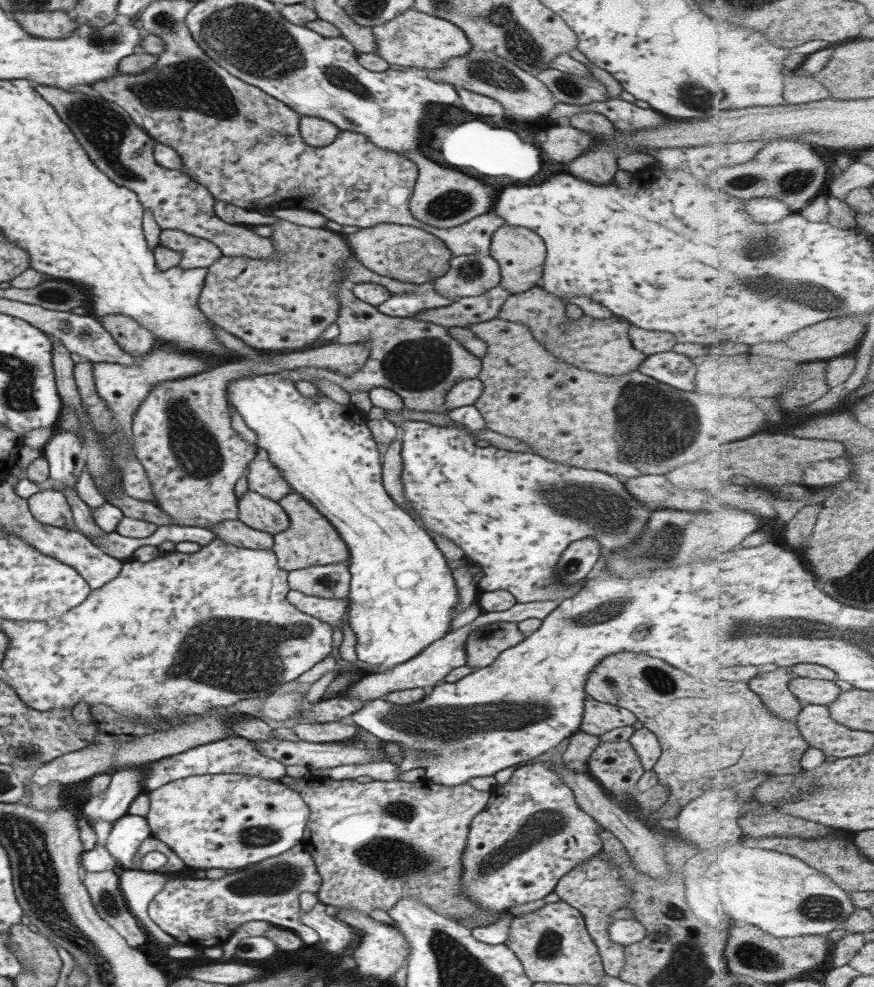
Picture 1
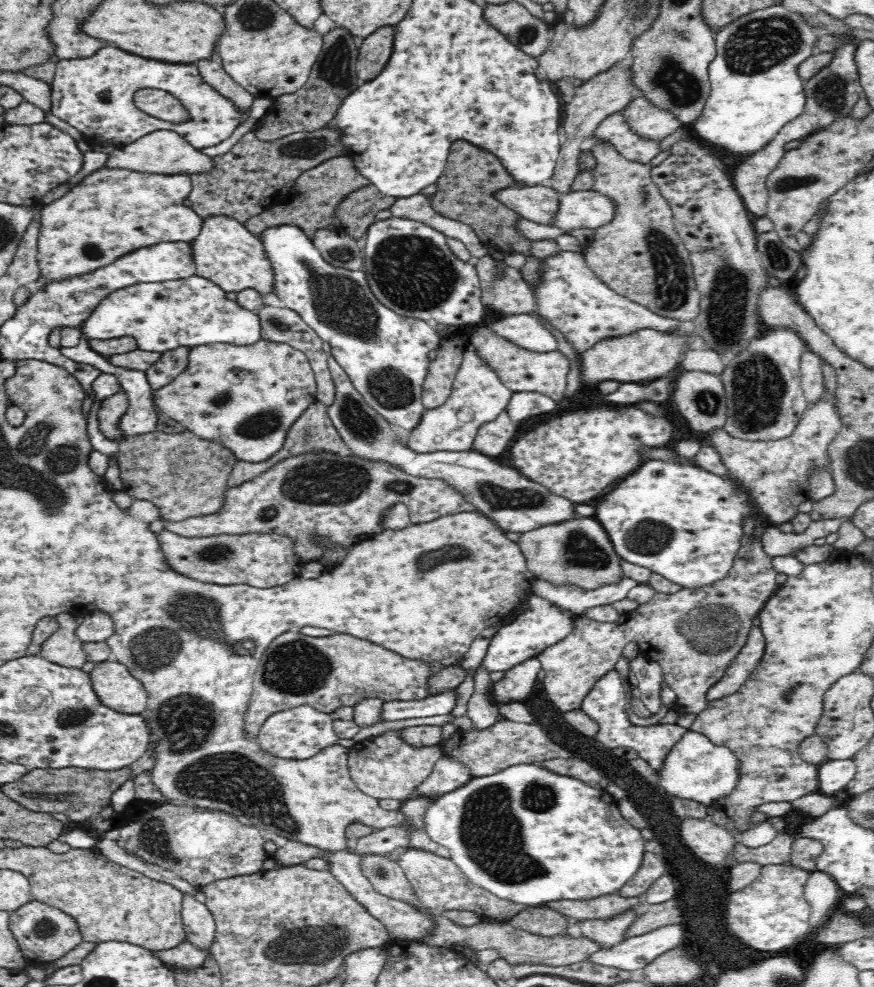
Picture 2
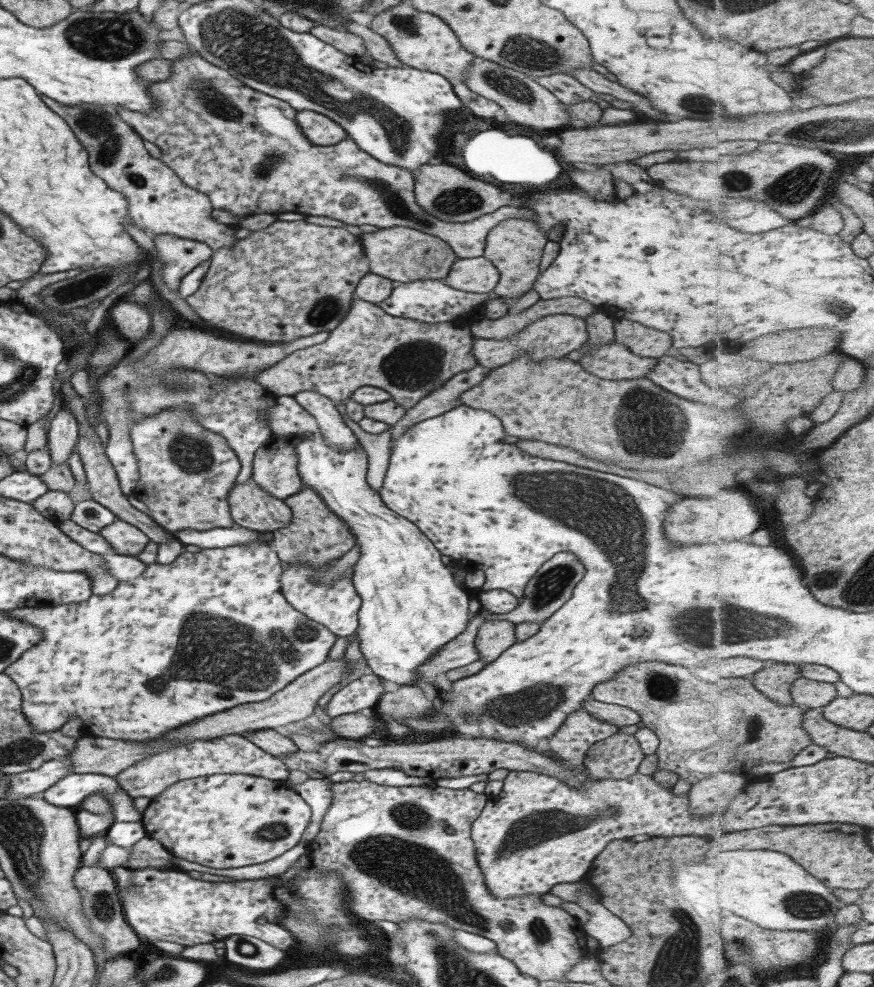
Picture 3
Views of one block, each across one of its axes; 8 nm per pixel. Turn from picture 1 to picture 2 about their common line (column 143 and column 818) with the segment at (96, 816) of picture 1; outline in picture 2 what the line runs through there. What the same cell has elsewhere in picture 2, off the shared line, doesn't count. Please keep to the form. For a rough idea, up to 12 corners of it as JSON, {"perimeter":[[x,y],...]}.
{"perimeter":[[854,759],[819,765],[820,794],[833,796],[856,774]]}

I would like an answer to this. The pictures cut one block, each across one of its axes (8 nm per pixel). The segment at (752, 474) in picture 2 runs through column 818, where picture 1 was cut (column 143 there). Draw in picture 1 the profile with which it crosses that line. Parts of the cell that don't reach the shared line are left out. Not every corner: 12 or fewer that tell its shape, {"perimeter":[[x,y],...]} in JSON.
{"perimeter":[[363,343],[244,358],[153,385],[134,456],[171,525],[237,518],[257,447],[229,381],[298,367],[349,376]]}

